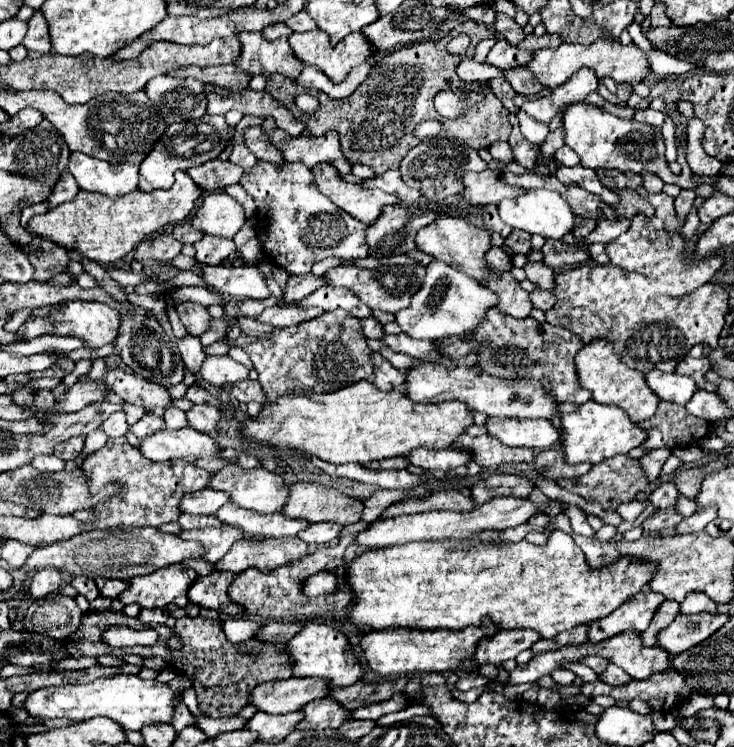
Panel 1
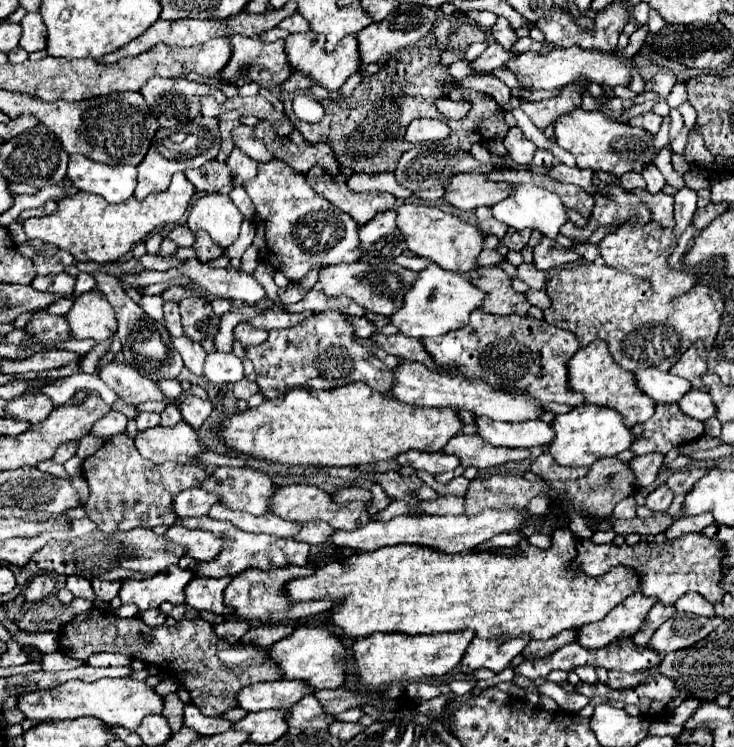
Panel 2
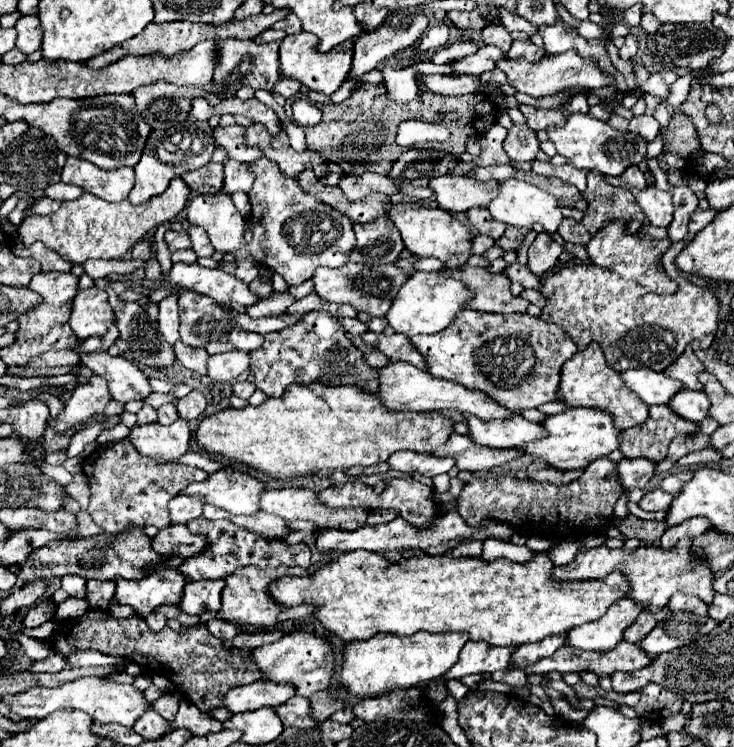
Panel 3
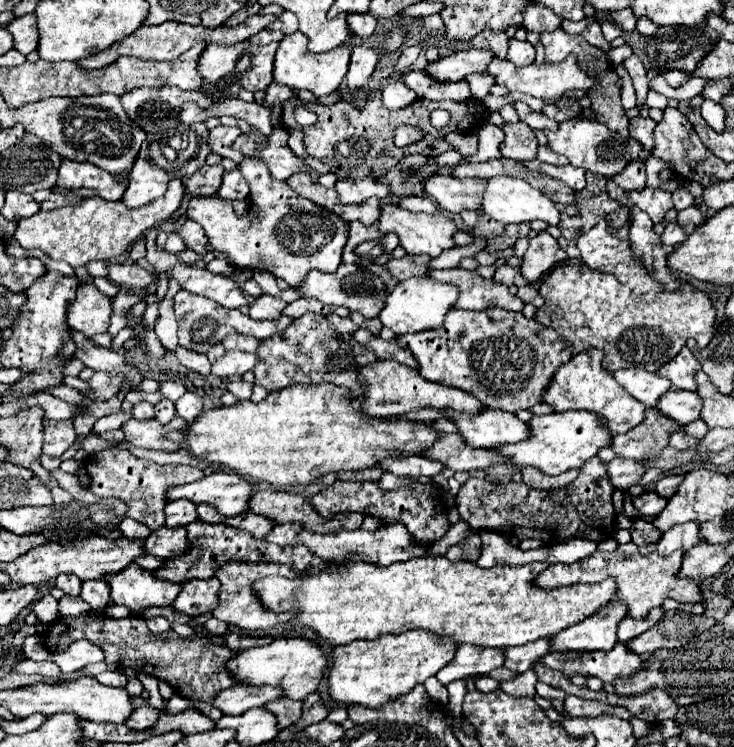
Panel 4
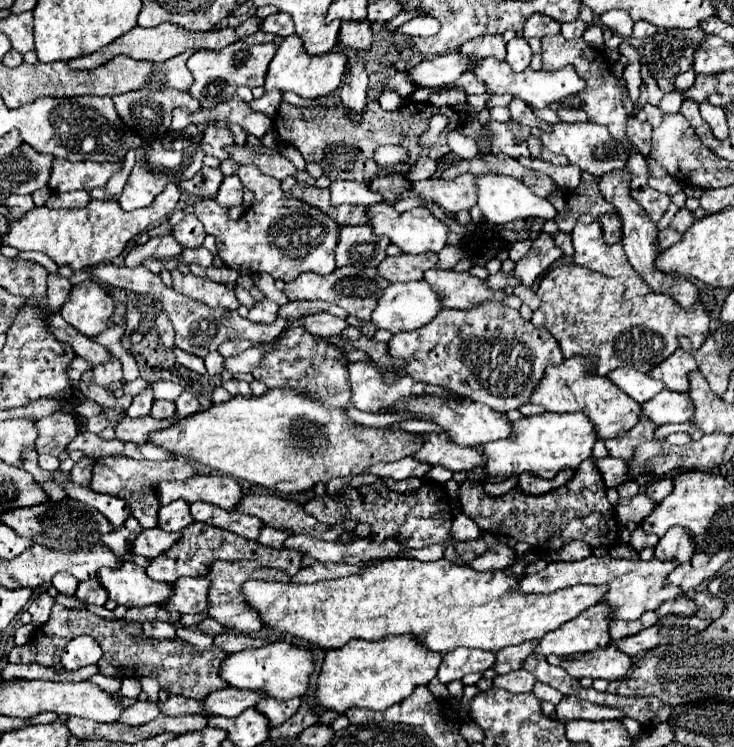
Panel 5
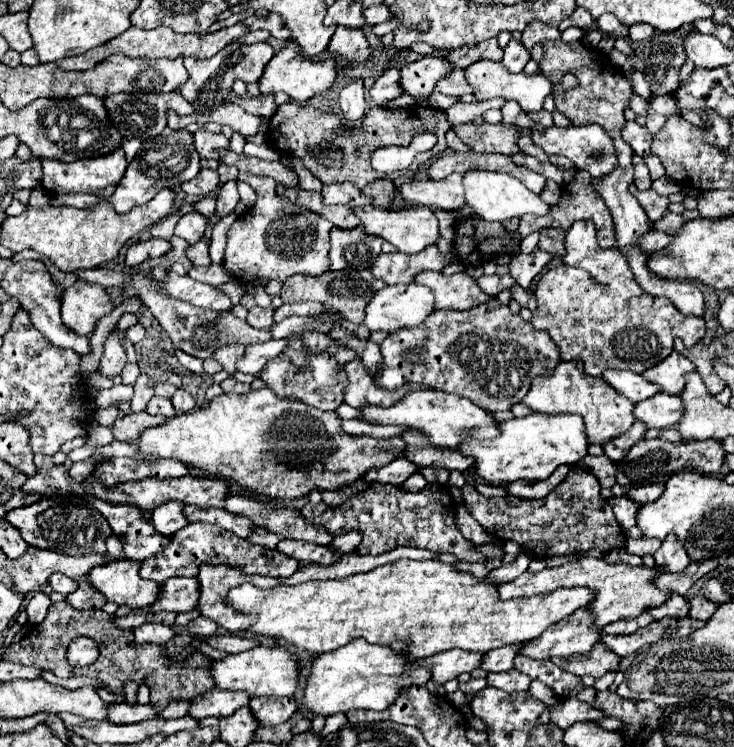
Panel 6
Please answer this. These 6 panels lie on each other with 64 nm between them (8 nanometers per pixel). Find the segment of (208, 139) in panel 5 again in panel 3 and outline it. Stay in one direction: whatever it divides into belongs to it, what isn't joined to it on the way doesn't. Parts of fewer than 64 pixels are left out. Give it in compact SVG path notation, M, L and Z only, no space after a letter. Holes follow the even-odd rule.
M228 126L228 128L216 128L214 130L214 136L216 136L216 142L226 148L228 156L230 158L236 158L238 162L256 162L260 160L264 154L258 146L248 146L244 144L244 132L246 128L244 126Z

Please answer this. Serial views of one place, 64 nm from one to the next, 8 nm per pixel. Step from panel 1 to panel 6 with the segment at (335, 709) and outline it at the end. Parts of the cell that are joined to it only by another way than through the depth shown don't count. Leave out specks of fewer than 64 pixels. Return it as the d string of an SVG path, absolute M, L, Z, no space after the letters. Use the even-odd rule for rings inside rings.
M270 696L252 698L250 710L256 714L262 726L278 726L296 712L296 700L294 698L270 698Z

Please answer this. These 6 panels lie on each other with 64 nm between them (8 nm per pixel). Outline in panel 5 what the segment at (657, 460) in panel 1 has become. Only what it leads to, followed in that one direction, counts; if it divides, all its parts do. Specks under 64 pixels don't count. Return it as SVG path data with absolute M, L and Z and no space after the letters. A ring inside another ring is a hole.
M604 458L604 460L594 460L598 470L602 472L602 478L608 488L616 488L618 484L624 484L628 480L628 462L620 458Z

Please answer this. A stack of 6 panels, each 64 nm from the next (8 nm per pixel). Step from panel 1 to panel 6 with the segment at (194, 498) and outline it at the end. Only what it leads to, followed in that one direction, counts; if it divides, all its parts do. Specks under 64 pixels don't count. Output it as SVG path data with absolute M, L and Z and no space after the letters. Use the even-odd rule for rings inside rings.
M166 502L158 506L152 514L152 524L158 532L164 532L164 536L176 534L180 528L188 524L184 516L184 506L180 502Z

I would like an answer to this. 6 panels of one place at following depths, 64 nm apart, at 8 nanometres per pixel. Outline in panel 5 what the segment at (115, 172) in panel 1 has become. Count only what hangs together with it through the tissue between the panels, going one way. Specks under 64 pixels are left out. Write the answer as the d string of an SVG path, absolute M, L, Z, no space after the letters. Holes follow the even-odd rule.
M56 158L52 168L52 182L48 184L52 192L72 192L72 190L92 190L104 188L108 178L120 170L120 164L96 164L96 162L68 162Z

